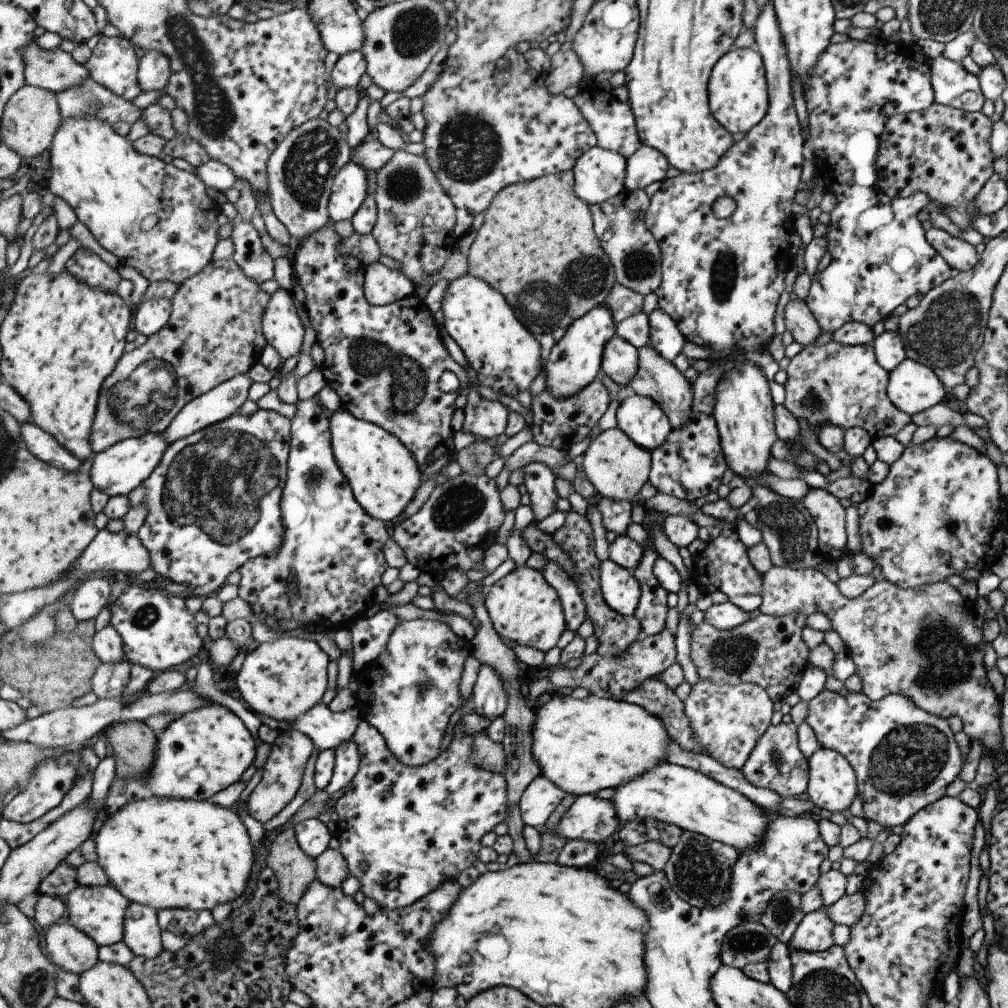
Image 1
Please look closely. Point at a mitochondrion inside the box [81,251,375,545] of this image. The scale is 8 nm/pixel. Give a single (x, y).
(142, 395)

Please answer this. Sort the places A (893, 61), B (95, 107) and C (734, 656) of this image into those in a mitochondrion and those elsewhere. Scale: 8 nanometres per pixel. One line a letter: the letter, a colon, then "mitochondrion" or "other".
A: other
B: mitochondrion
C: mitochondrion

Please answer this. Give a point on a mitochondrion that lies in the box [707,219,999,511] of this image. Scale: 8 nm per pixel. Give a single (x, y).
(943, 334)

